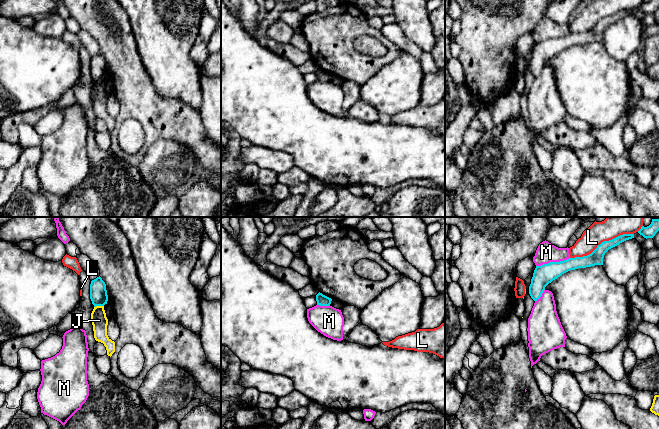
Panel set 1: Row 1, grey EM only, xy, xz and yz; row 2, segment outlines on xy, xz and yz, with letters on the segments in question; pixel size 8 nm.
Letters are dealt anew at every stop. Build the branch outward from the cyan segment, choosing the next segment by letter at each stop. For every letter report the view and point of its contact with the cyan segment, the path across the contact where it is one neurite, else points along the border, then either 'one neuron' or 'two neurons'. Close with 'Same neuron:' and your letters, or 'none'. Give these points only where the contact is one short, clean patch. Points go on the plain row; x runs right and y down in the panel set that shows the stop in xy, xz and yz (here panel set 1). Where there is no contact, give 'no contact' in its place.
J: contact xy (98, 81); border xy (103, 81), (94, 83); two neurons
L: contact yz (602, 18); two neurons
M: contact yz (552, 38); two neurons
Same neuron: none

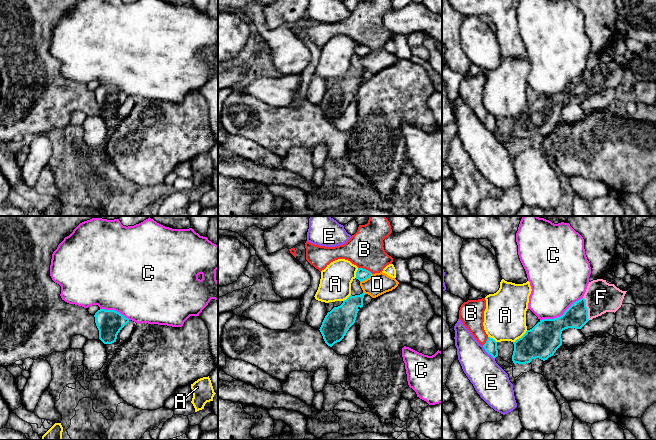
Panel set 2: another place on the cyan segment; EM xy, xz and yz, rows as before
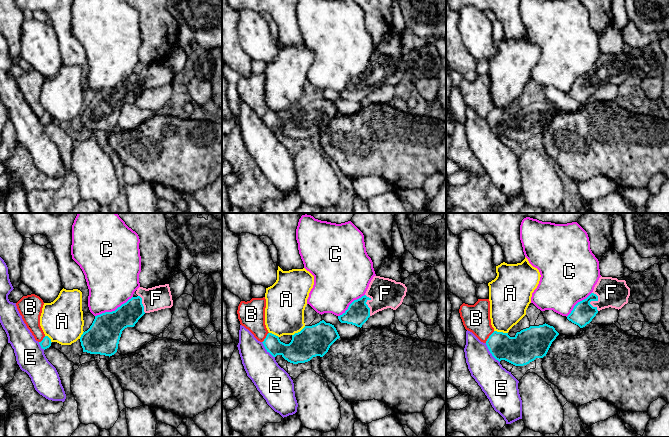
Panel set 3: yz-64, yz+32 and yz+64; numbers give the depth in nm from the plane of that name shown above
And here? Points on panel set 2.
A: contact yz (521, 113); border yz (527, 106), (513, 118); two neurons
B: contact xz (365, 45); two neurons
C: contact yz (562, 91); two neurons
D: contact xz (366, 54); border xz (371, 49), (360, 58); two neurons
E: contact yz (488, 129); two neurons
F: contact yz (586, 84); way yz (576, 92), (586, 84), (601, 73); one neuron
Same neuron: F

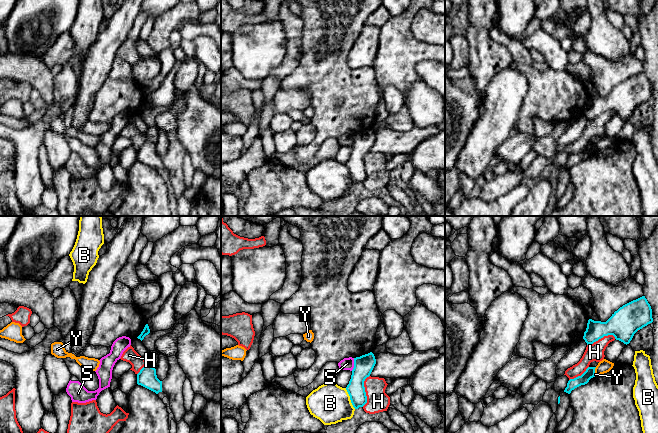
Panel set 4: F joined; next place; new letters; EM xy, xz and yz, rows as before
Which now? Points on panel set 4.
B: contact xz (350, 174); two neurons
H: contact xz (364, 167); two neurons
S: contact xz (354, 140); border xz (354, 134), (354, 143), (351, 146); two neurons
Y: contact yz (594, 147); border yz (596, 143), (594, 151); two neurons
Same neuron: none

